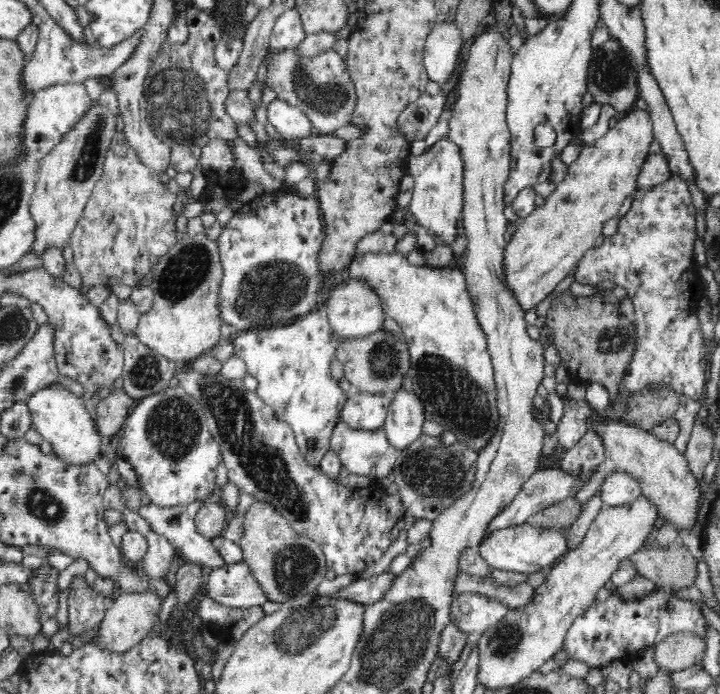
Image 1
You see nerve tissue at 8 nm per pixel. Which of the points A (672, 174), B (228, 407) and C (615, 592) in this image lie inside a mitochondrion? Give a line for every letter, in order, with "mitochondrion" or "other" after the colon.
A: other
B: mitochondrion
C: other

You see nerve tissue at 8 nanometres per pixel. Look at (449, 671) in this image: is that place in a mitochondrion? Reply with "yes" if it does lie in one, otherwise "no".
no

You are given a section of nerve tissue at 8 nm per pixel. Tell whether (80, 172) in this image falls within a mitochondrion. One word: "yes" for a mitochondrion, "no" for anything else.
yes

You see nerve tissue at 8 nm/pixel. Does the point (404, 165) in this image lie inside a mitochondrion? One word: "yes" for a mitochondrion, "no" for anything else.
no

